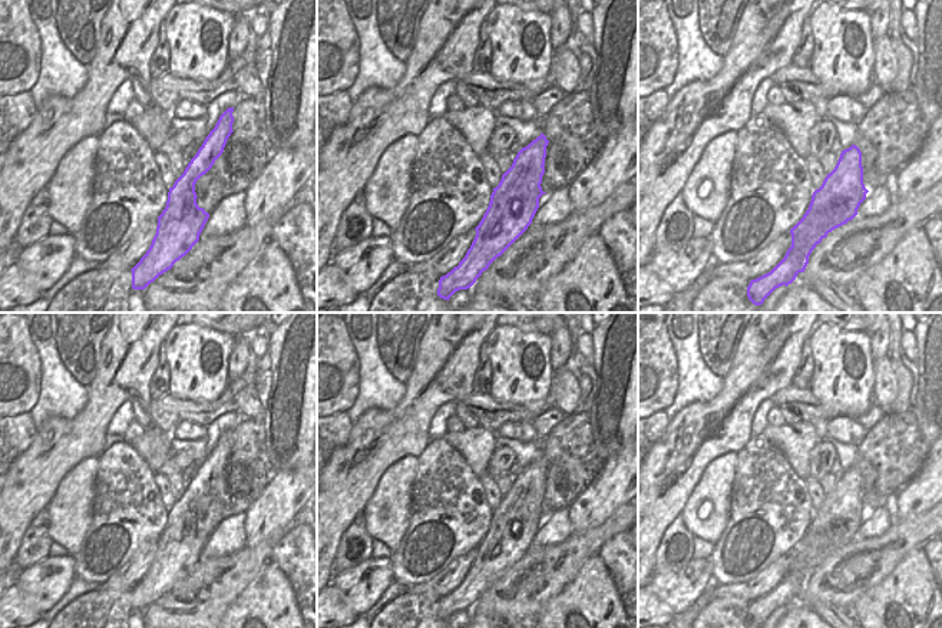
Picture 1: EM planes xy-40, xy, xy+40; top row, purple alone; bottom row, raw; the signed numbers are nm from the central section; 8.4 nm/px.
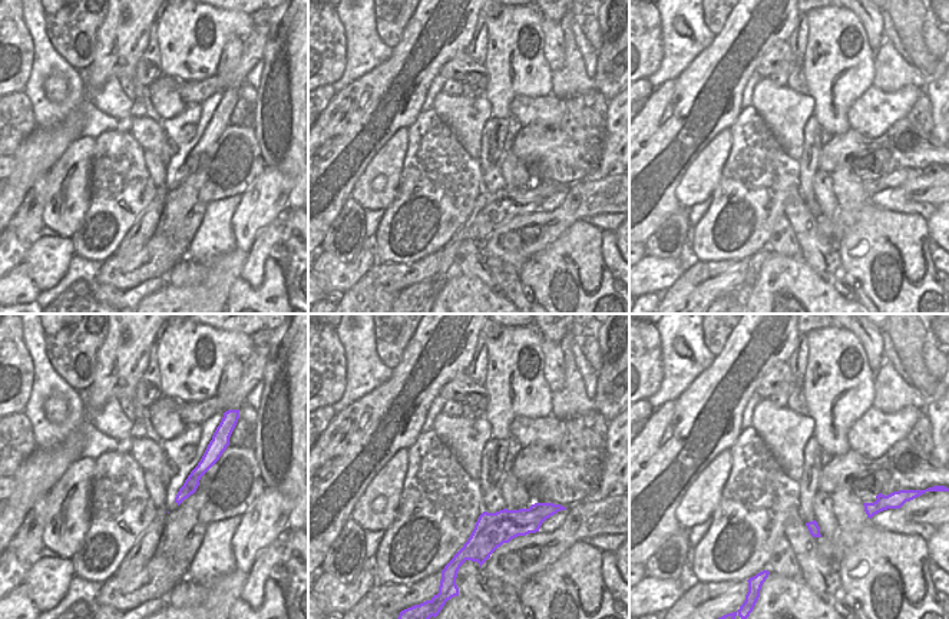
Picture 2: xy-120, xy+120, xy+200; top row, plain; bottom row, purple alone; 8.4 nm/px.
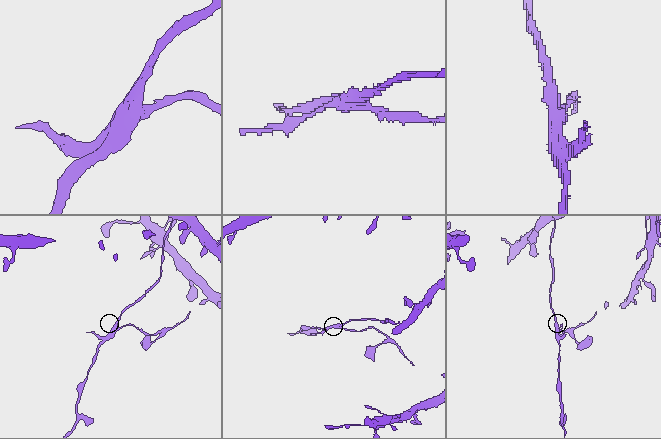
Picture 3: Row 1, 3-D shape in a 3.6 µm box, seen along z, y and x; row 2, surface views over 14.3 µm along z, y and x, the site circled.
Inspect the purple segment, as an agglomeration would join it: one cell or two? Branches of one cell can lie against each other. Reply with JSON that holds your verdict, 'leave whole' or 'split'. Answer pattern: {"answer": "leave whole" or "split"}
{"answer": "split"}

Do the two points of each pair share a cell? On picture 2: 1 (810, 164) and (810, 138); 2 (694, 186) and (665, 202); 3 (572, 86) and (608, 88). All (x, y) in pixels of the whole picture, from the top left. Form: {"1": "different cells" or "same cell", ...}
{"1": "same cell", "2": "different cells", "3": "different cells"}

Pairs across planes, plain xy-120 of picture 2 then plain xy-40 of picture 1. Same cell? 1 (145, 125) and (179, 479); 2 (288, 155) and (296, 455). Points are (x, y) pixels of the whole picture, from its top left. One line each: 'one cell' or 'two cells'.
1: one cell
2: one cell

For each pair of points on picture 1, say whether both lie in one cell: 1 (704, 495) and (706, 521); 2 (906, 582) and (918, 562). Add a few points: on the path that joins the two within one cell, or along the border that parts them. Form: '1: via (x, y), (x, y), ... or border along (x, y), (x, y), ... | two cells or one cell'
1: via (709, 501), (706, 514) | one cell
2: via (911, 578), (915, 567) | one cell

